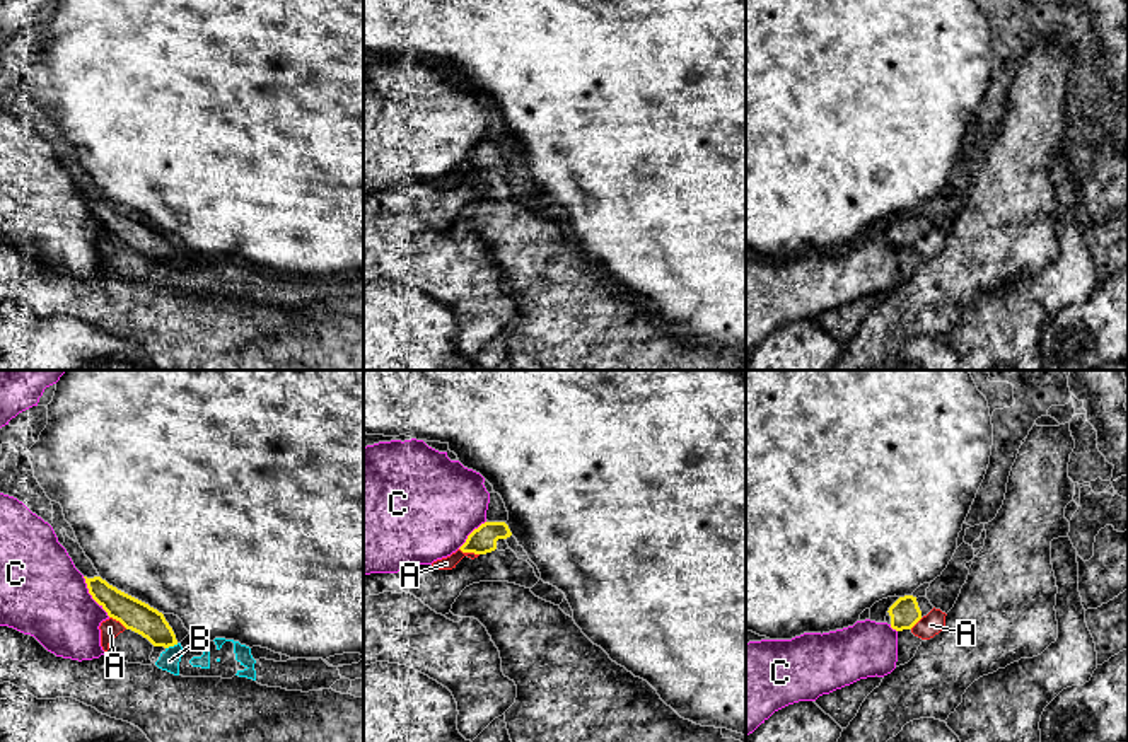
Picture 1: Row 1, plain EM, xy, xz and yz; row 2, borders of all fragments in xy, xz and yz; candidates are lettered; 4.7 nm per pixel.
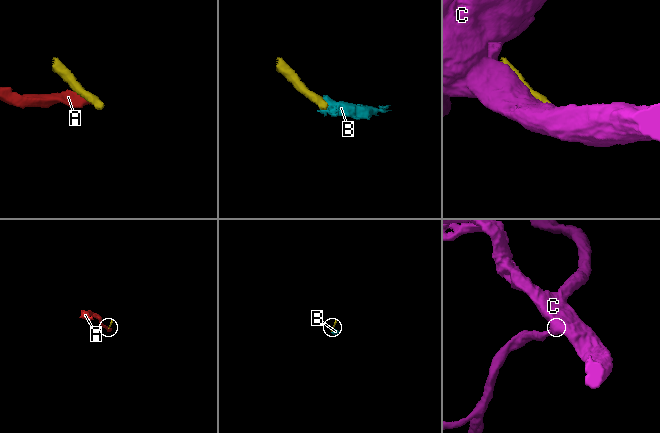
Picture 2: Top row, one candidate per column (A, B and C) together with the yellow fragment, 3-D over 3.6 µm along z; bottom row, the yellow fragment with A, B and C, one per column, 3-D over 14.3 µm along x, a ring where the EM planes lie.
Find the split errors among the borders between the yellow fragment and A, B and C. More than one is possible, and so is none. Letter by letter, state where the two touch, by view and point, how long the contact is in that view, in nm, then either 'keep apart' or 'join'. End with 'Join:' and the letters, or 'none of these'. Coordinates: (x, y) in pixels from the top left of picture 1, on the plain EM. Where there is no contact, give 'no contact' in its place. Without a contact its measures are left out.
A: contact xz (470, 169); length 100 nm; keep apart
B: contact xy (171, 263); length 70 nm; keep apart
C: contact xy (93, 215); length 240 nm; keep apart
Join: none of these

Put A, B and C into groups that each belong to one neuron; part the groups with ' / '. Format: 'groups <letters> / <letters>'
groups A B / C

